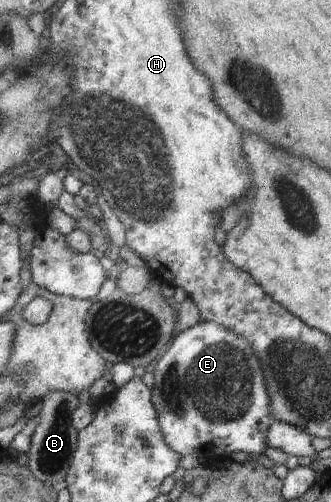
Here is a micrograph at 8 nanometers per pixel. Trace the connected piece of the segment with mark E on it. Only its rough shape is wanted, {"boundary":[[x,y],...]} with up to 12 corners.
{"boundary":[[200,320],[157,362],[153,403],[178,454],[264,454],[261,360]]}

